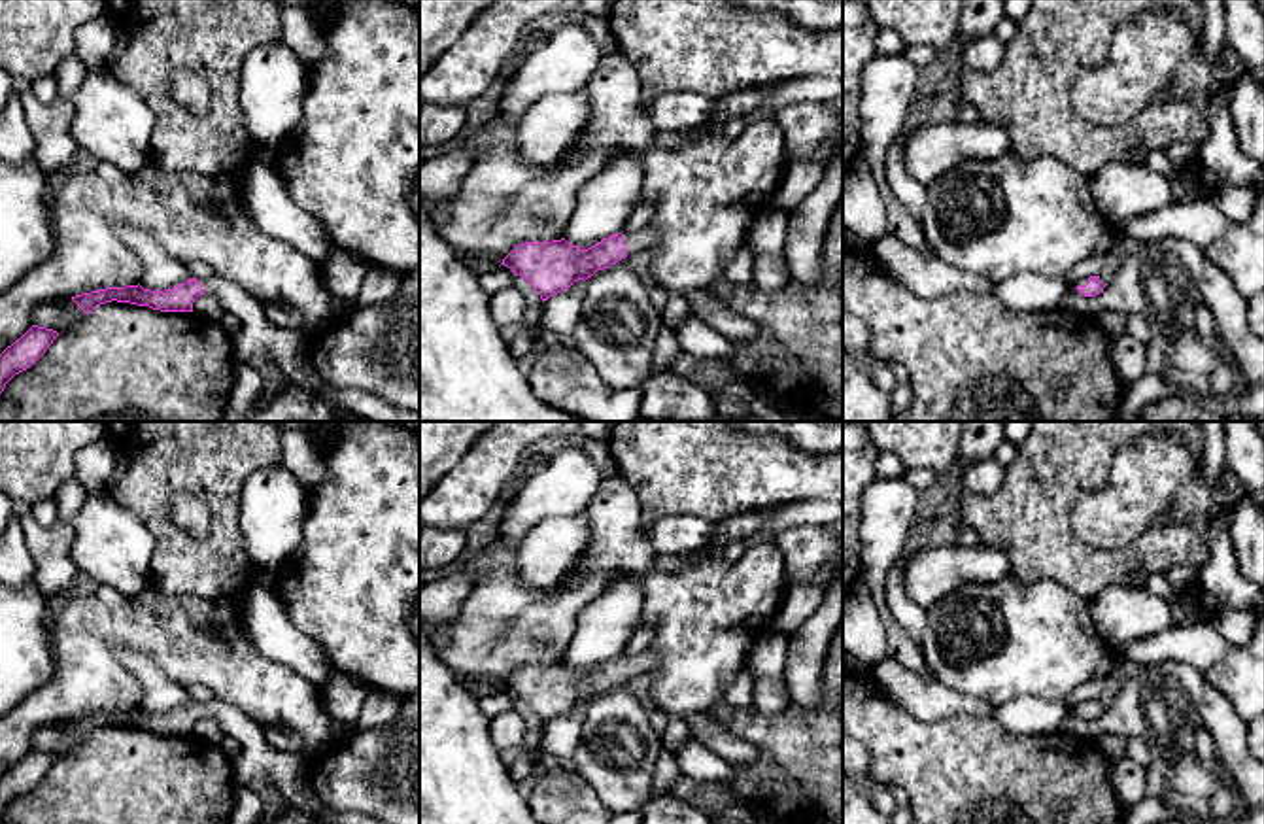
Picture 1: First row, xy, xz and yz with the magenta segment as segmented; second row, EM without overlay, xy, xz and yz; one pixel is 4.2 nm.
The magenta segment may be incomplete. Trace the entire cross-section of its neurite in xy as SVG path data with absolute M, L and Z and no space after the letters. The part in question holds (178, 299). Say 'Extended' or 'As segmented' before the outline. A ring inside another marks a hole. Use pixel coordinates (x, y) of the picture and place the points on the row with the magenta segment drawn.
Extended. M217 274L208 280L191 278L172 289L151 291L138 285L106 287L72 297L91 314L96 306L117 300L149 306L161 312L193 312L200 295L214 295L238 318L242 329L232 336L234 363L251 363L255 355L268 357L289 384L321 397L331 408L344 408L365 421L419 421L419 412L401 410L372 393L342 389L325 384L306 357L306 335L300 329L282 329L268 321L263 302Z

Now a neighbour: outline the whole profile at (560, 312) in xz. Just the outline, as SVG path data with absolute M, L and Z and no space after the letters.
M578 280L569 289L550 297L542 304L542 329L561 335L572 335L586 291L586 282Z

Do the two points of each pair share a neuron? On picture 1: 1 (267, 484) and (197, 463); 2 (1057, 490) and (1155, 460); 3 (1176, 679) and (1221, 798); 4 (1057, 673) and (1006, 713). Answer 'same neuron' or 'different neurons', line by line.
1: different neurons
2: different neurons
3: same neuron
4: different neurons

